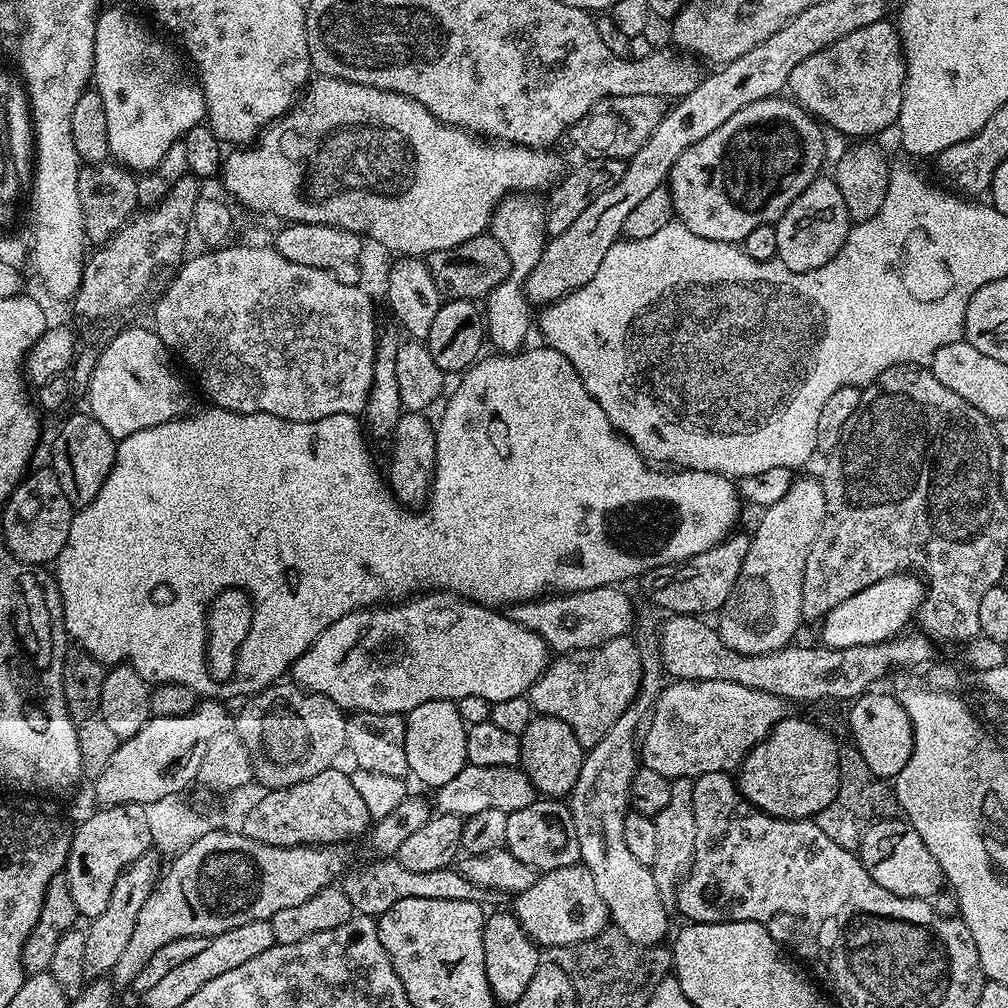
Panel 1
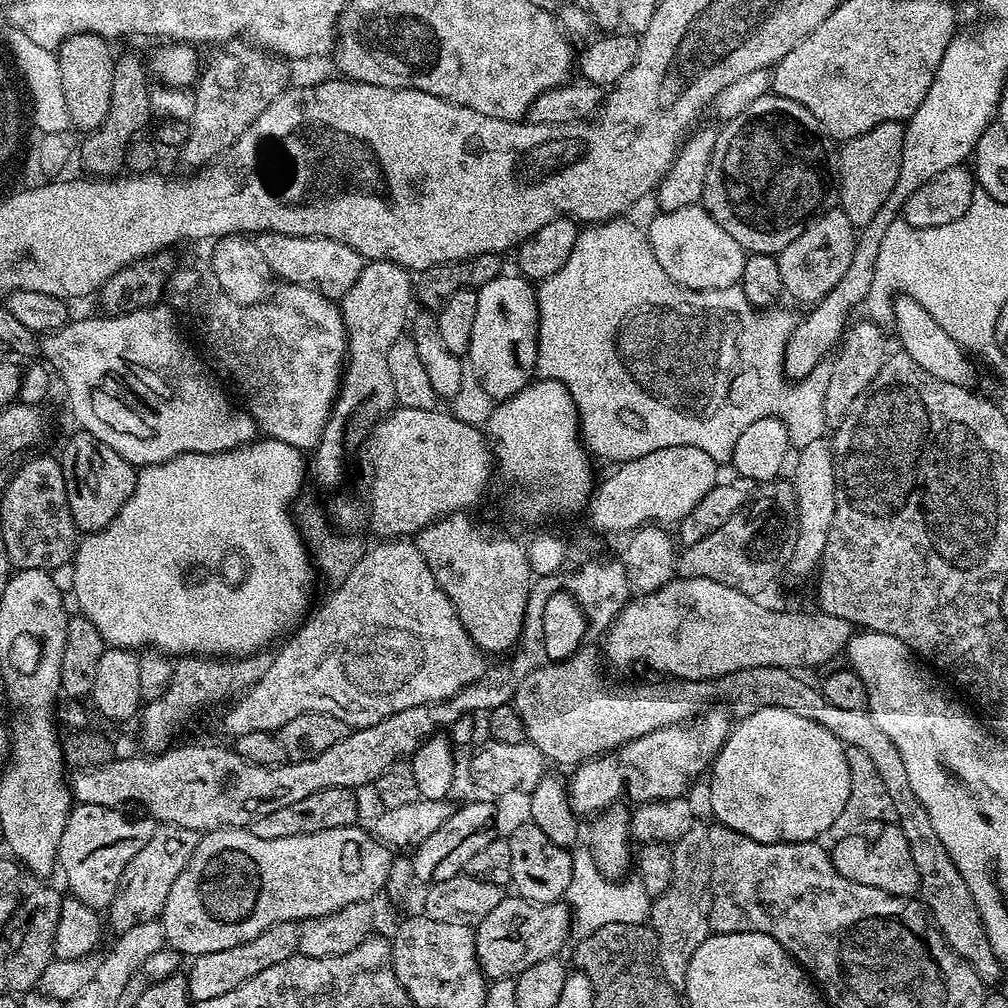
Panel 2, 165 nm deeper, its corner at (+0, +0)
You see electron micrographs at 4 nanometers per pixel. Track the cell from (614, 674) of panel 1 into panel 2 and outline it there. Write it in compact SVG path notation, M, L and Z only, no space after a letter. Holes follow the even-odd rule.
M581 646L564 660L551 661L544 667L526 674L526 678L522 678L522 686L518 686L518 690L512 695L511 705L518 710L518 718L522 718L522 726L526 726L527 743L533 744L544 755L545 761L552 763L553 760L556 764L569 764L569 766L583 764L585 760L593 760L596 756L613 752L615 748L622 747L634 738L642 738L642 734L662 730L671 724L691 722L709 706L724 702L720 700L728 700L727 711L736 718L749 716L758 710L767 708L790 710L794 714L799 714L801 718L810 718L810 722L818 722L818 726L826 726L826 730L830 730L830 734L834 734L834 738L841 740L848 748L866 750L866 754L878 769L886 790L890 790L890 798L894 798L898 826L902 834L906 834L906 842L910 842L910 854L914 857L915 868L918 869L920 879L918 896L932 916L936 929L940 931L945 942L976 971L978 978L985 986L992 986L999 982L1002 965L1000 959L994 954L994 946L990 946L990 938L986 938L986 930L982 926L978 906L974 906L974 898L970 894L970 889L966 887L962 874L958 874L958 866L954 866L950 854L946 854L946 846L942 846L938 833L930 823L930 814L926 814L926 806L918 802L918 794L914 794L910 786L910 778L906 774L906 762L902 762L902 754L898 754L898 746L894 746L894 742L886 738L885 732L878 727L878 722L874 722L874 718L868 711L863 708L843 709L834 706L816 684L815 686L807 684L800 677L803 675L797 674L790 668L775 668L774 666L743 668L737 672L719 676L716 680L672 680L671 683L664 682L664 685L644 684L641 688L634 689L633 692L615 692L614 689L607 688L600 681L600 664L602 665L602 660L595 647Z

